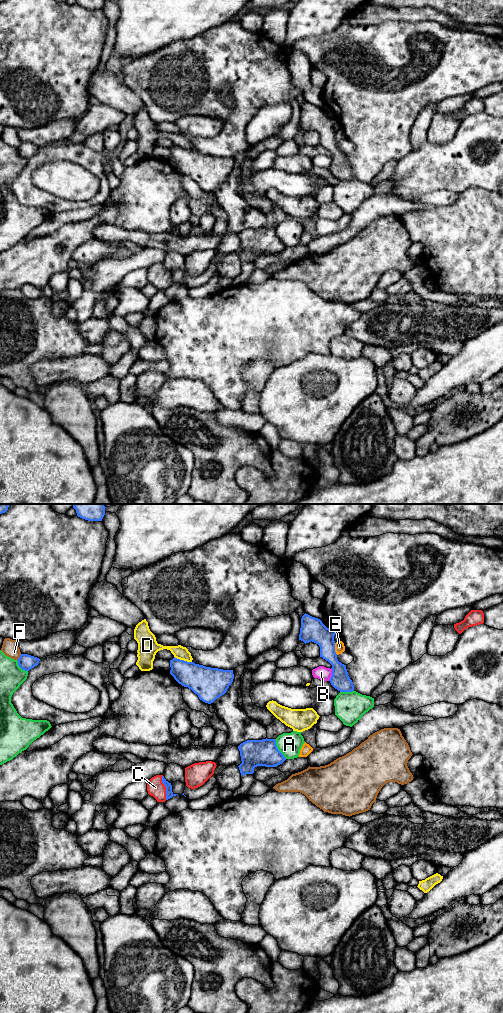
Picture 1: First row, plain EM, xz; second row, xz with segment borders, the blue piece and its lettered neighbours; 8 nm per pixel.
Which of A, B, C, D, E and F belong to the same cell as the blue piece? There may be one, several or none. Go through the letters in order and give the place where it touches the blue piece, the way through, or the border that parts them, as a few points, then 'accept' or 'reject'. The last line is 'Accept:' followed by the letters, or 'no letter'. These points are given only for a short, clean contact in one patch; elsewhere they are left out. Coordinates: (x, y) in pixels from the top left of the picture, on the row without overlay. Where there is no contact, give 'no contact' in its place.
A: meets blue in xz at (277, 237); reject
B: meets blue in xz at (332, 162); reject
C: meets blue in xz at (165, 274); accept
D: meets blue in xz at (183, 148); reject
E: meets blue in xz at (334, 137); reject
F: meets blue in xz at (19, 145); reject
Accept: C

